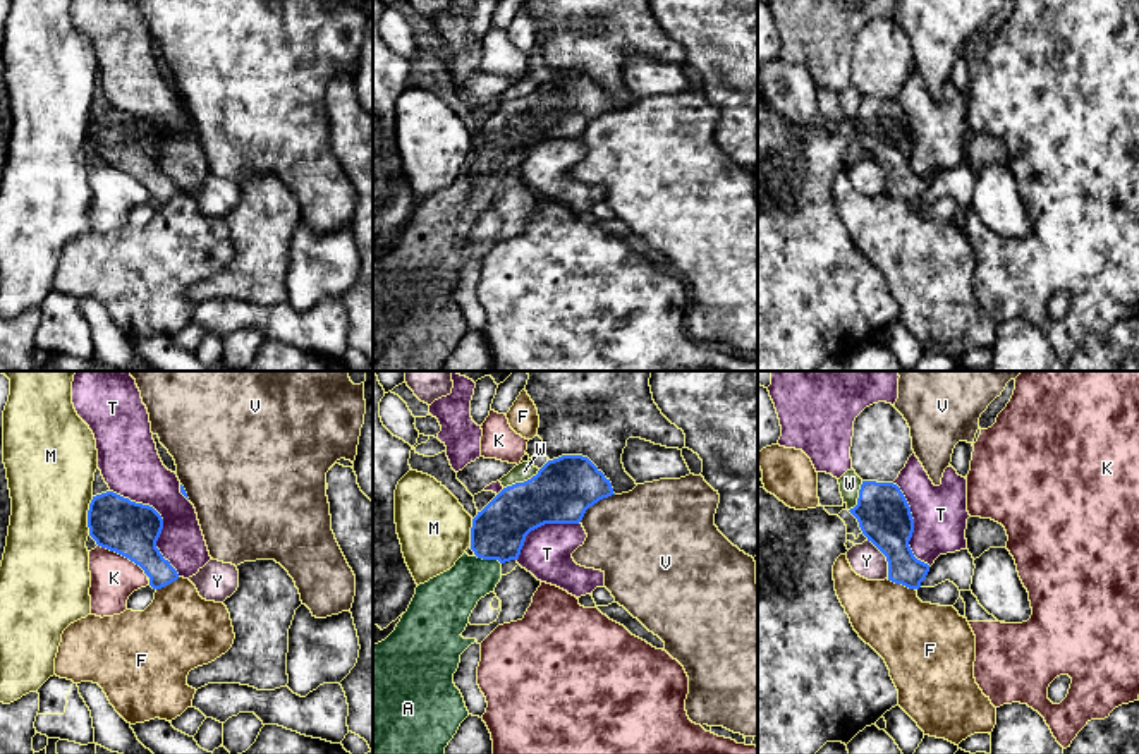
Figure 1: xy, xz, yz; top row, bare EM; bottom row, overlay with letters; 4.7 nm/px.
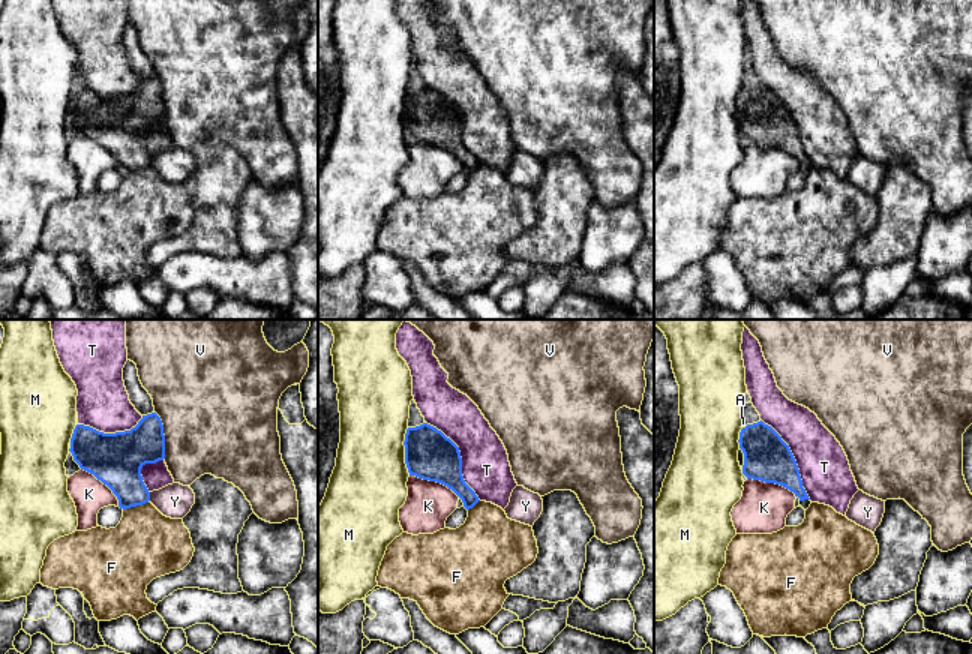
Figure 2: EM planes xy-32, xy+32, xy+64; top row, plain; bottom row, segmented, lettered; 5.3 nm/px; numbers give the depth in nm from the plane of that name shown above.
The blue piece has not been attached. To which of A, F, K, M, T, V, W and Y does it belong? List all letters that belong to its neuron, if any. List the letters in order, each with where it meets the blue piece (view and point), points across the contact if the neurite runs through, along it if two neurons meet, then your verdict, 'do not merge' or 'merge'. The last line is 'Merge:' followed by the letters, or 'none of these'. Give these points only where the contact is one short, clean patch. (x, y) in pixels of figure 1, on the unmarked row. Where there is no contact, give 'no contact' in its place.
A: contact xz (488, 174); way xz (499, 146), (488, 174), (450, 212); merge
F: contact yz (901, 198); border yz (887, 194), (914, 205); do not merge
K: contact xy (124, 170); border xy (98, 160), (127, 172), (148, 191); do not merge
M: contact xy (88, 131); border xy (93, 112), (88, 122), (88, 150); do not merge
T: contact xy (162, 136); do not merge
V: contact xz (595, 117); do not merge
W: contact xz (521, 98); do not merge
Y: contact yz (887, 174); border yz (868, 155), (885, 172), (889, 193); do not merge
Merge: A

